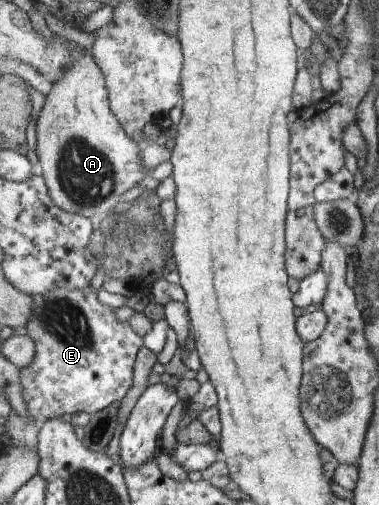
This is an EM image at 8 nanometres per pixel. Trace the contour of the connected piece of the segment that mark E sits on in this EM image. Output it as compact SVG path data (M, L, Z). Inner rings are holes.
M90 286L85 290L59 287L32 296L32 317L25 327L27 334L35 341L36 355L29 366L20 369L20 373L30 414L39 425L50 418L75 412L98 413L114 402L123 400L133 384L133 368L137 354L144 346L143 337L131 328L129 321L117 320L115 309L104 305L98 292Z

